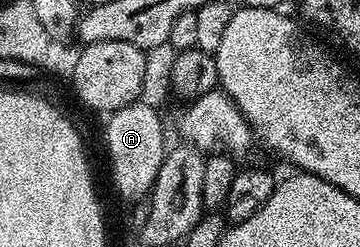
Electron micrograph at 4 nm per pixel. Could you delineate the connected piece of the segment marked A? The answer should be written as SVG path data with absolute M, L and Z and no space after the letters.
M137 100L106 118L107 157L111 160L111 177L115 180L116 191L127 203L142 202L155 186L155 180L161 171L165 148L163 149L163 121L159 115L159 109Z

